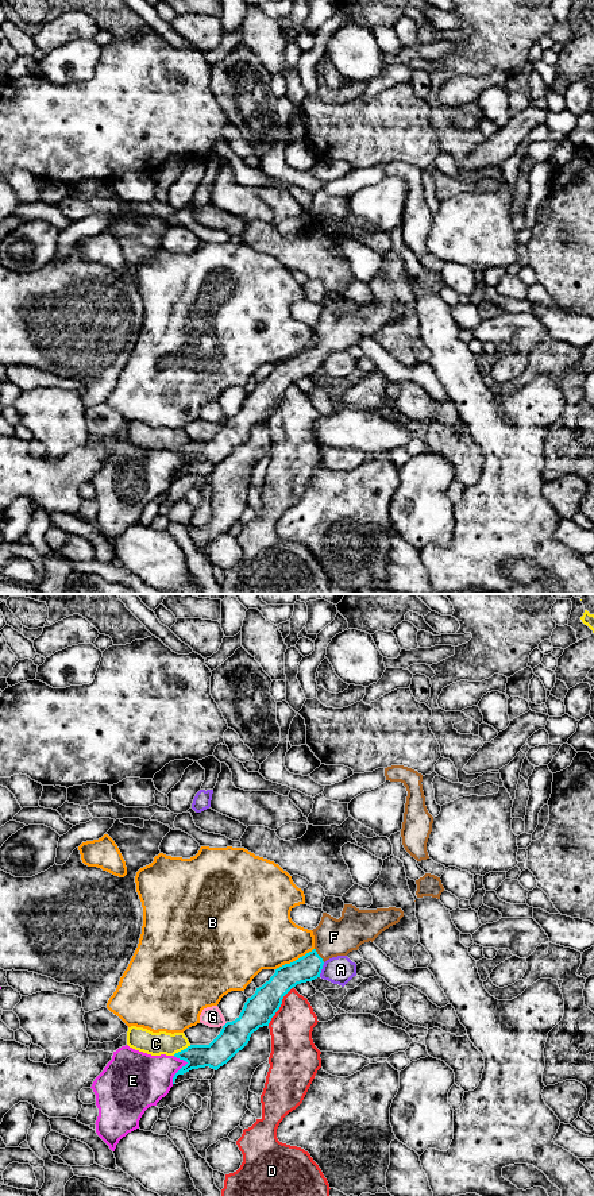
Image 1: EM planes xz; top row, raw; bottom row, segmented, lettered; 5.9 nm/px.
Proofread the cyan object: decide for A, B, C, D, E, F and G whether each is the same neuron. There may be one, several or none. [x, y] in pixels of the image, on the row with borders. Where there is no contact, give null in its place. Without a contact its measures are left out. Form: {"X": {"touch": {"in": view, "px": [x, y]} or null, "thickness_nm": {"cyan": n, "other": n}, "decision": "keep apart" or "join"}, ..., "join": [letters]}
{"A": {"touch": {"in": "xz", "px": [321, 968]}, "thickness_nm": {"cyan": 160, "other": 170}, "decision": "keep apart"}, "B": {"touch": {"in": "xz", "px": [296, 960]}, "thickness_nm": {"cyan": 160, "other": 400}, "decision": "keep apart"}, "C": {"touch": {"in": "xz", "px": [181, 1050]}, "thickness_nm": {"cyan": 160, "other": 140}, "decision": "keep apart"}, "D": {"touch": {"in": "xz", "px": [280, 1006]}, "thickness_nm": {"cyan": 180, "other": 260}, "decision": "keep apart"}, "E": {"touch": {"in": "xz", "px": [181, 1068]}, "thickness_nm": {"cyan": 160, "other": 320}, "decision": "keep apart"}, "F": {"touch": {"in": "xz", "px": [317, 955]}, "thickness_nm": {"cyan": 160, "other": 220}, "decision": "join"}, "G": {"touch": {"in": "xz", "px": [224, 1025]}, "thickness_nm": {"cyan": 180, "other": 120}, "decision": "keep apart"}, "join": ["F"]}

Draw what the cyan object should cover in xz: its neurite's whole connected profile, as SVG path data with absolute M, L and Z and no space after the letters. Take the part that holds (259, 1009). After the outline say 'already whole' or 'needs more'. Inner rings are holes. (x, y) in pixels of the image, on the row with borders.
M344 904L342 917L339 919L323 913L321 921L316 929L315 949L298 960L285 964L275 969L275 973L262 987L256 988L255 994L247 999L240 1015L227 1022L220 1034L209 1045L190 1045L186 1049L174 1054L174 1057L186 1061L173 1077L173 1084L178 1075L184 1075L192 1069L209 1066L217 1070L227 1064L239 1050L242 1050L250 1041L250 1037L259 1027L269 1026L271 1018L279 1010L284 996L297 984L312 981L320 977L323 965L327 960L338 956L347 956L352 950L358 950L364 942L374 941L382 931L400 922L404 917L401 908L377 908L359 910L352 904Z | needs more

